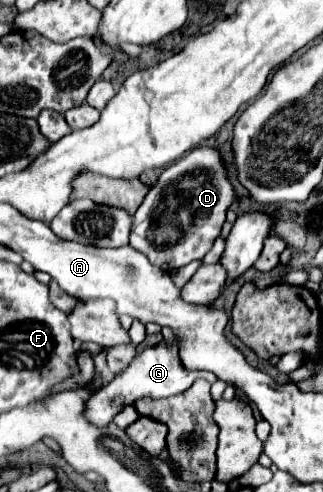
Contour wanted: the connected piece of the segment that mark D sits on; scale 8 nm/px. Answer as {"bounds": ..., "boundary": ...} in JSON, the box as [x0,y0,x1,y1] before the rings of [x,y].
{"bounds":[129,146,235,270],"boundary":[[[197,146],[159,174],[143,204],[133,214],[129,246],[143,252],[161,270],[187,266],[211,250],[233,202],[235,190],[227,178],[221,152],[217,148]]]}

